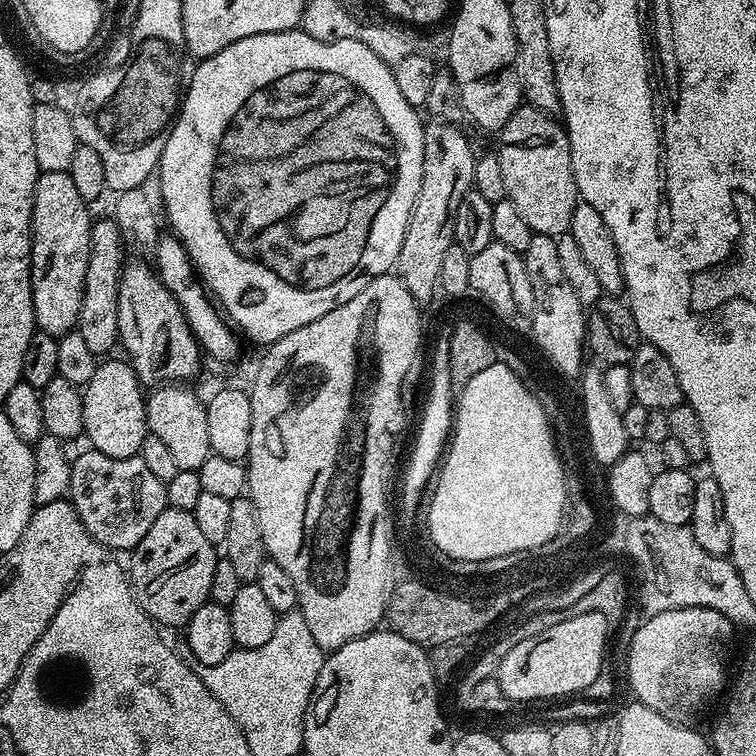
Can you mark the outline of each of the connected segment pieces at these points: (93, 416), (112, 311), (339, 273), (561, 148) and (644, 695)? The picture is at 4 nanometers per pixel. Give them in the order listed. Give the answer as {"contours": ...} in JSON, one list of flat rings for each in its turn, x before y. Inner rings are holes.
{"contours":[[[112,359,97,363,94,378,90,378,90,382,83,385,83,435,97,452,110,454,110,458,130,458,141,451,143,440,149,434,146,422,146,392,127,359]],[[112,218,97,219,92,226,90,238,90,262,86,266,86,278,82,290,82,310,78,310,78,322,75,331,80,332,84,343,83,351,97,358,104,358,113,347,117,347,118,334,118,286,120,273,126,260,124,257,125,241,119,226],[108,352,108,353,107,353]],[[299,27,282,30,281,32,271,32,270,34,247,36,230,46,226,46,226,50,218,50,218,54,208,56,195,65,194,71,186,84,180,113,176,115,176,121,172,124,172,129,166,138,166,146,162,150,162,158,160,159,158,179,161,186,161,196,164,199,163,215,166,217,166,224,172,227,169,228,171,235,177,236,182,242,182,246,186,250,189,260,192,261,192,266,196,269,201,284,214,297,215,303,226,313,227,319,245,337,248,335,254,343,261,344,261,346,270,345,278,338,282,338,286,334,314,322,314,318,322,318,322,314,330,314,330,310,342,306,342,302,350,302,350,298,354,298,354,294,361,292,374,278,389,275,397,267,402,242,406,234,406,226,414,206,414,198,418,198,418,186,422,182,425,121,420,120,420,115,421,113,417,109,410,106,410,102,406,102,406,98,402,98,402,94,398,91,398,85,394,83,394,74,389,64,382,62,382,58,378,58,378,54,374,54,374,50,370,50,370,46,362,46,362,42,354,42,353,40,318,42,318,38,310,38,310,34,306,34]],[[521,103,510,122,498,133,502,178,506,181,506,198,522,213,522,218,538,236,562,236,567,233,578,193,570,162,568,133,559,119,541,108]],[[683,608,666,610,645,619,645,624,632,636,632,645,628,648,628,684,639,703,658,710,666,718,680,722,691,712,696,712,707,700,712,700,726,688,724,671,728,660,724,657,724,647,734,633,734,626,718,610,713,608]]]}

